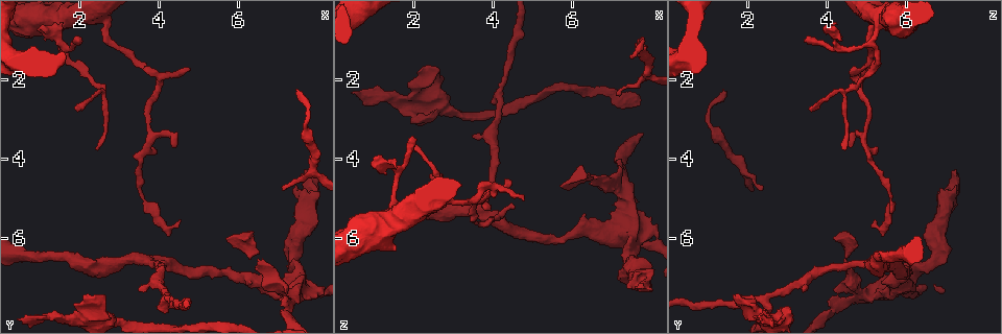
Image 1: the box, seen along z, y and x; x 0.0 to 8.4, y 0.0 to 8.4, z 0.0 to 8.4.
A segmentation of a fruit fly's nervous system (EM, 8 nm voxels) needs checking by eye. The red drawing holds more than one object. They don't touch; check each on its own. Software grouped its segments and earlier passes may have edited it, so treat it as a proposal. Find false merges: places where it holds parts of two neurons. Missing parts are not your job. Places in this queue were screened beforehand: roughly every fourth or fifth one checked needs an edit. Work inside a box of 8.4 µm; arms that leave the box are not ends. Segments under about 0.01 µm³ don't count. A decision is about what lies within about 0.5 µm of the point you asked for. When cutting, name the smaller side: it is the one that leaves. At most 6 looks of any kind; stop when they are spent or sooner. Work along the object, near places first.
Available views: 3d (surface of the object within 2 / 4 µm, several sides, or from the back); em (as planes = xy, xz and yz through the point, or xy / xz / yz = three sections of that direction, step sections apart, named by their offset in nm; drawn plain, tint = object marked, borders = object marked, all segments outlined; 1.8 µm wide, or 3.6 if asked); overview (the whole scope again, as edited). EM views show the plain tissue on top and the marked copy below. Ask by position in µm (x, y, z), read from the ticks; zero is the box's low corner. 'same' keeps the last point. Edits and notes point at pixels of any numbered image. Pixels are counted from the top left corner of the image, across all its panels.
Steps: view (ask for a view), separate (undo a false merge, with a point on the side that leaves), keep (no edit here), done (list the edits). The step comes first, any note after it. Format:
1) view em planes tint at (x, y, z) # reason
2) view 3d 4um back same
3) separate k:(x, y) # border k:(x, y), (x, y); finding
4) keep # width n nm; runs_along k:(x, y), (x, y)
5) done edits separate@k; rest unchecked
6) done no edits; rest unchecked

view em planes tint at (4.00, 1.95, 4.75) # sharp bend

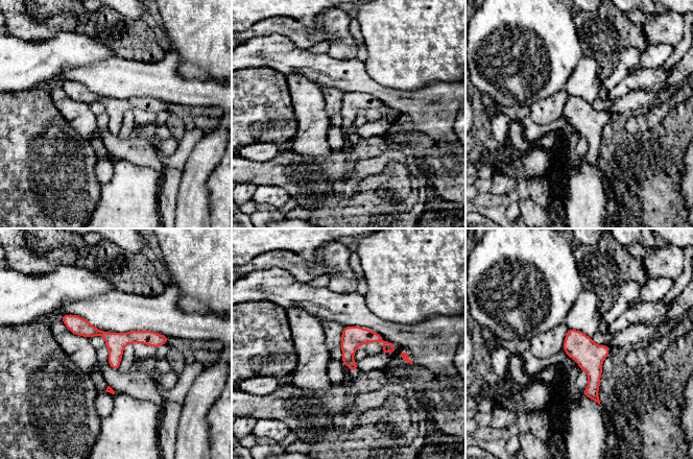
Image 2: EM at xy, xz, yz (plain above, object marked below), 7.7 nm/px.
keep # runs_along 2:(65, 318), (110, 338), (164, 339); continuous, no second neuron

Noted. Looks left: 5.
view 3d 4um at (7.65, 3.15, 1.10) # thick turns thin

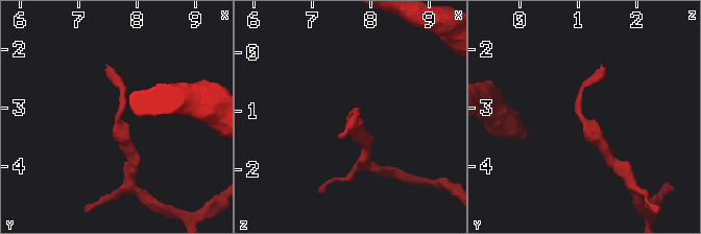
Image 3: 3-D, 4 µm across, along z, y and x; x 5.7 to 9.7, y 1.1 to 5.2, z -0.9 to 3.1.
view em planes tint at (7.65, 3.15, 1.05) # shape alone is not enough

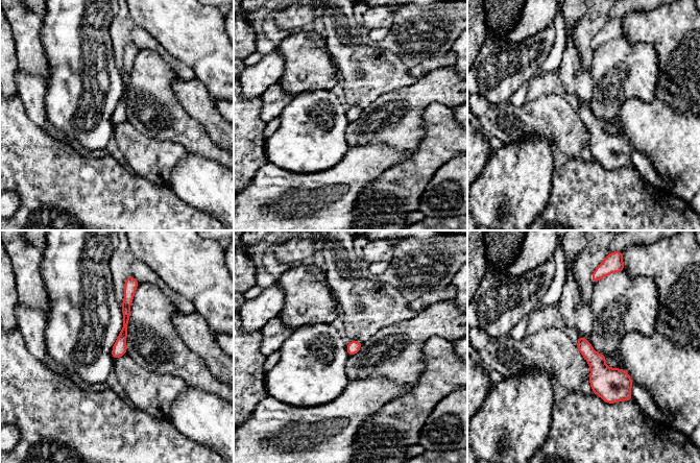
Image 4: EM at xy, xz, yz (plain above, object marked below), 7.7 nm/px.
keep # width 100 nm; runs_along 4:(128, 286), (125, 326), (115, 356); continuous, no second neuron

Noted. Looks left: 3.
view em 3.6um xy step 4 tint at (7.30, 7.15, 5.90) # thick turns thin

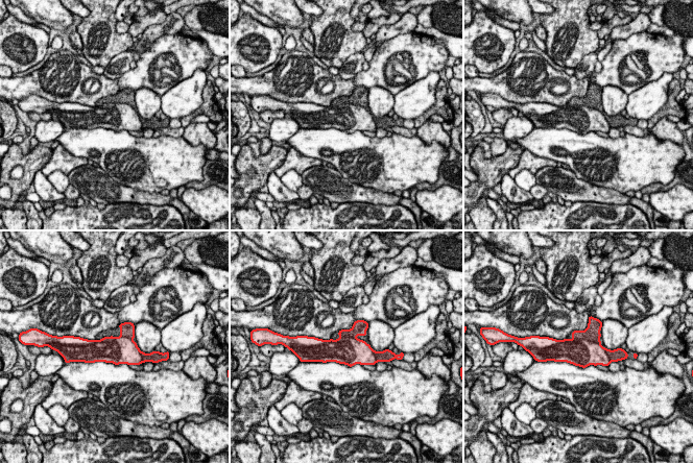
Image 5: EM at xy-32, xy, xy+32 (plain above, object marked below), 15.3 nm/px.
view em 3.6um yz step 8 borders same

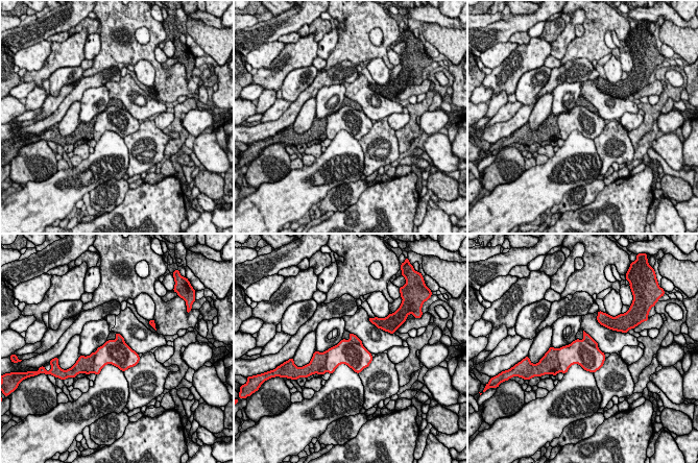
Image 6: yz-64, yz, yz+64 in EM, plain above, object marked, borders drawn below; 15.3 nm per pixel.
separate 6:(549, 364) # border 6:(556, 349), (561, 371); two neurons meet here

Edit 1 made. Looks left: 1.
done edits separate@6; rest unchecked

